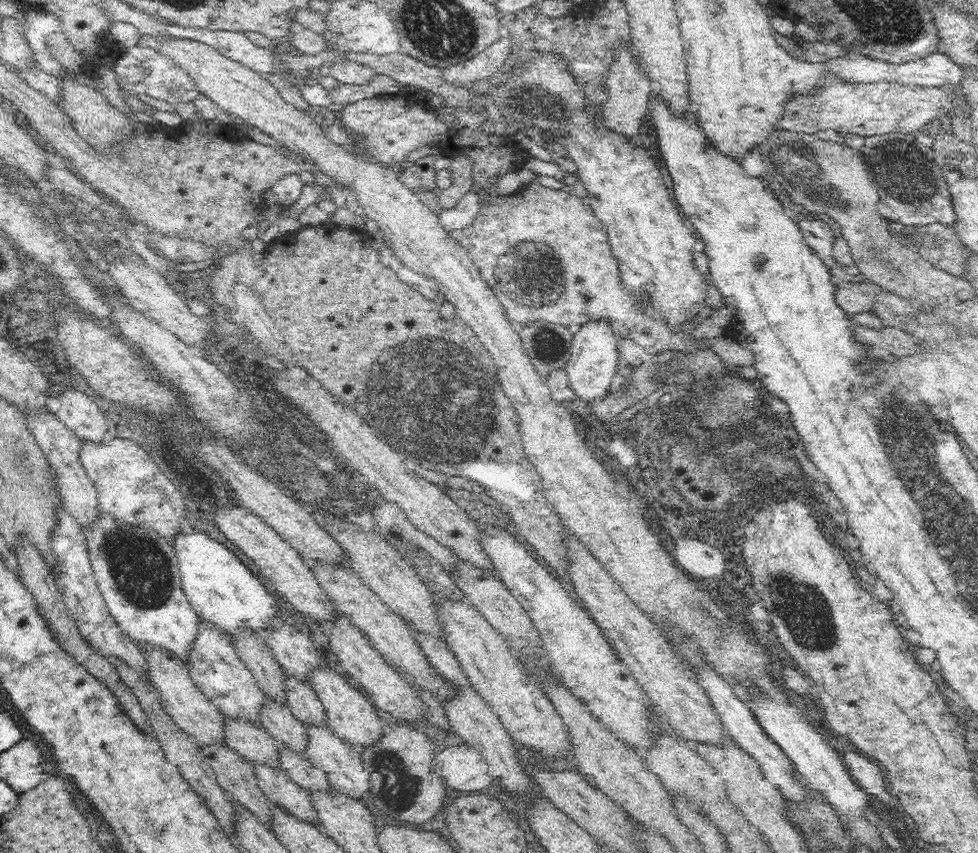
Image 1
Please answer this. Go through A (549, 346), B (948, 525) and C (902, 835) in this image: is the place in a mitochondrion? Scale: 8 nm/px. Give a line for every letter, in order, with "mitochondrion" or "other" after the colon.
A: mitochondrion
B: mitochondrion
C: other

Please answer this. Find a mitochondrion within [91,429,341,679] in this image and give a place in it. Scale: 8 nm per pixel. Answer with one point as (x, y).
(140, 567)

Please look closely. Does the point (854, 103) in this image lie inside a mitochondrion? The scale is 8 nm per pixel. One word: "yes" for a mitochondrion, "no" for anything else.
no

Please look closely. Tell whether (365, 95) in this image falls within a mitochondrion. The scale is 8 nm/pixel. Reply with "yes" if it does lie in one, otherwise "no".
no

